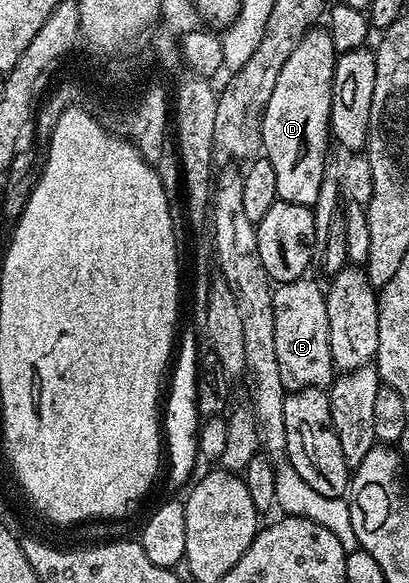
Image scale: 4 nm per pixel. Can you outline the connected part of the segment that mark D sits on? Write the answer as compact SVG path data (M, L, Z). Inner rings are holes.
M316 26L306 32L281 68L281 74L277 74L277 86L273 86L263 111L261 152L273 162L279 199L306 208L317 202L323 176L329 172L327 147L333 144L331 95L336 59L333 38L326 27Z

